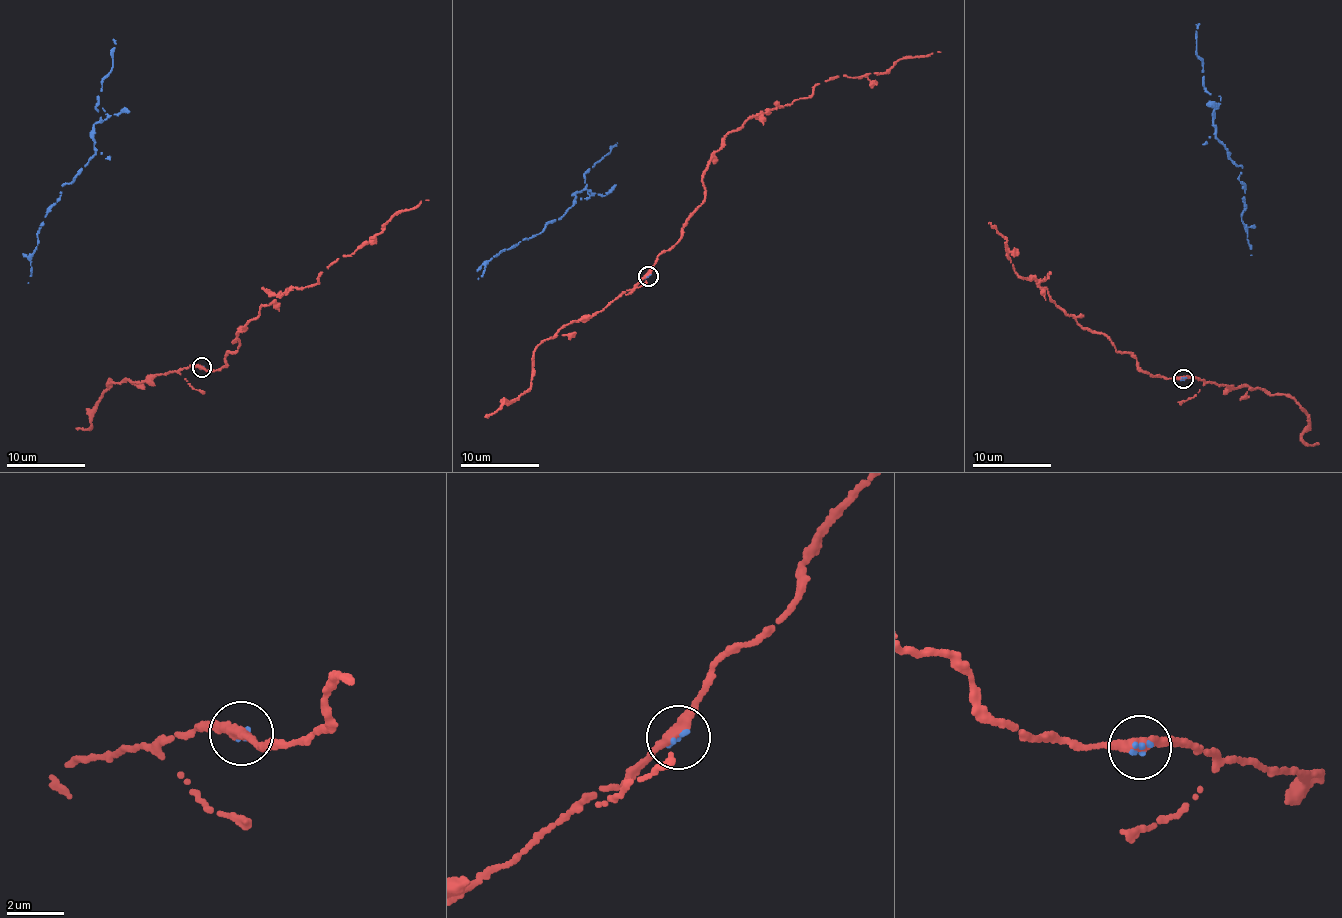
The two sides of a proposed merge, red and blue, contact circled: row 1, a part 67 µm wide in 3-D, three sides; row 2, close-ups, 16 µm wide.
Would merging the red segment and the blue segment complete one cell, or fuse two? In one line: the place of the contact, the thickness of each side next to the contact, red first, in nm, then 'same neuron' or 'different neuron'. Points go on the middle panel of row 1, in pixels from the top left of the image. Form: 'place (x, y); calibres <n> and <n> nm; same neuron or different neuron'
place (648, 276); calibres 360 and 190 nm; same neuron

